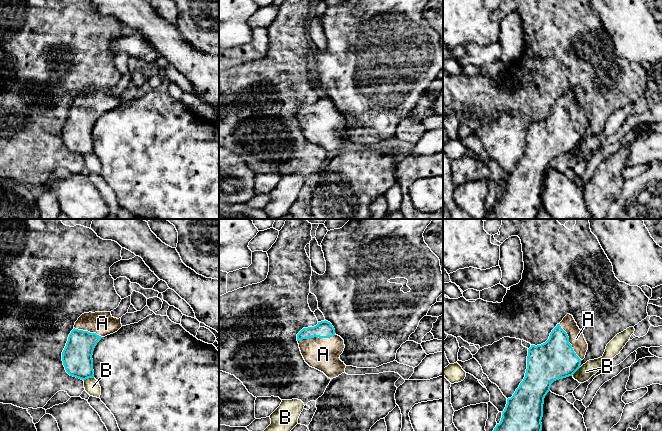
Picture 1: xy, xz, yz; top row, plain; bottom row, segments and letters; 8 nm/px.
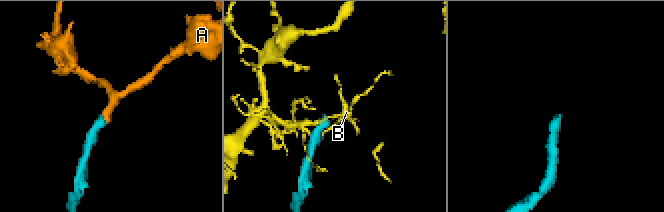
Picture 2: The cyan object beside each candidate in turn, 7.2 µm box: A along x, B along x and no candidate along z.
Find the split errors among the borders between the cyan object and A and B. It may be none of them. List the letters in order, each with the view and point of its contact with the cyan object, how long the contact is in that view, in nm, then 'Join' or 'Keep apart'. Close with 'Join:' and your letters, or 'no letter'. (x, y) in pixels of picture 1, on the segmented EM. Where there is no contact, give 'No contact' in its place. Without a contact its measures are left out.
A: Touches cyan at xz (316, 336). Shared border 300 nm. Join
B: Touches cyan at xy (88, 377). Shared border 90 nm. Keep apart
Join: A

